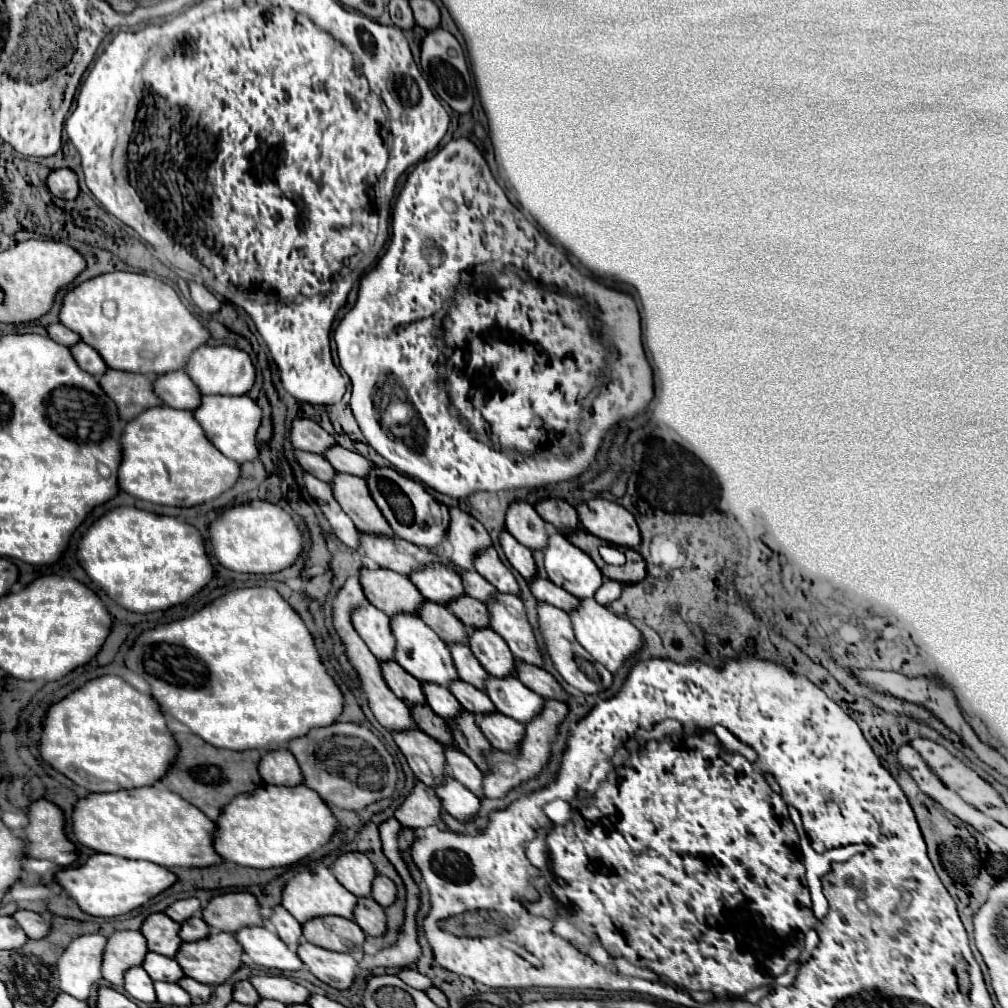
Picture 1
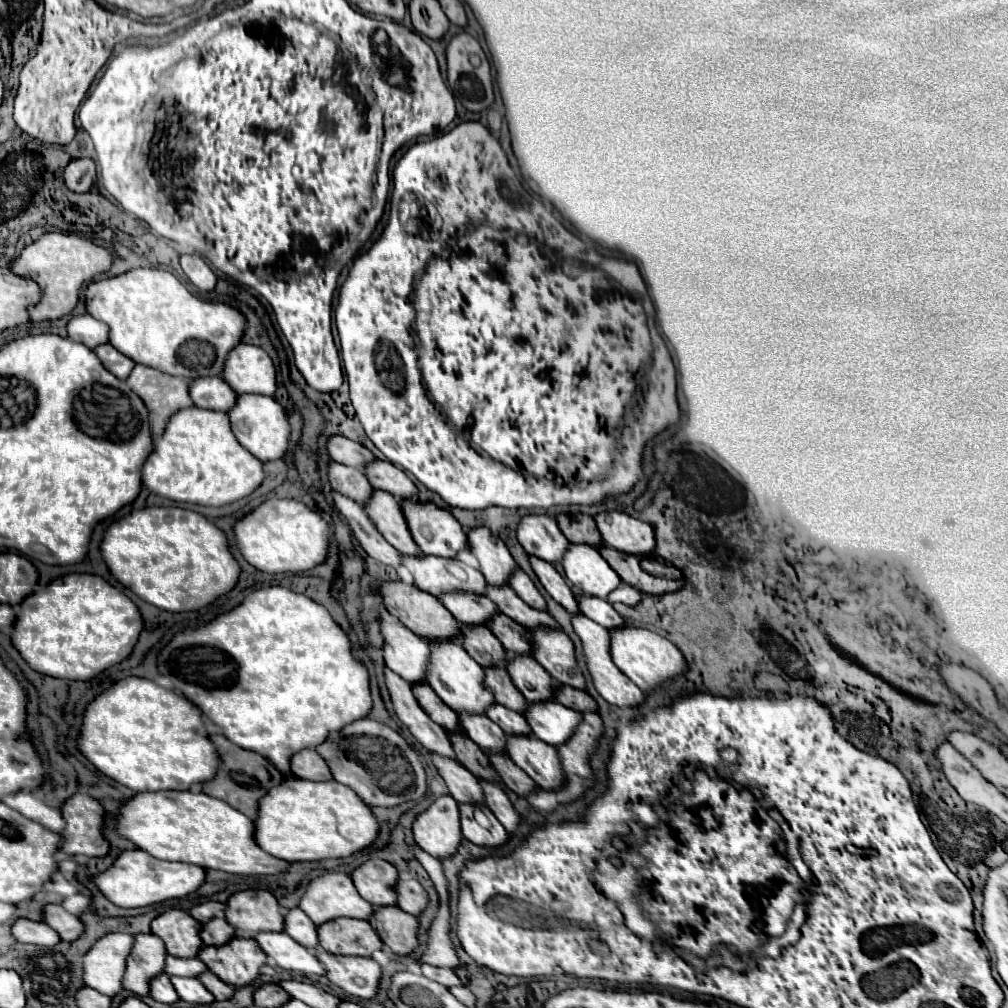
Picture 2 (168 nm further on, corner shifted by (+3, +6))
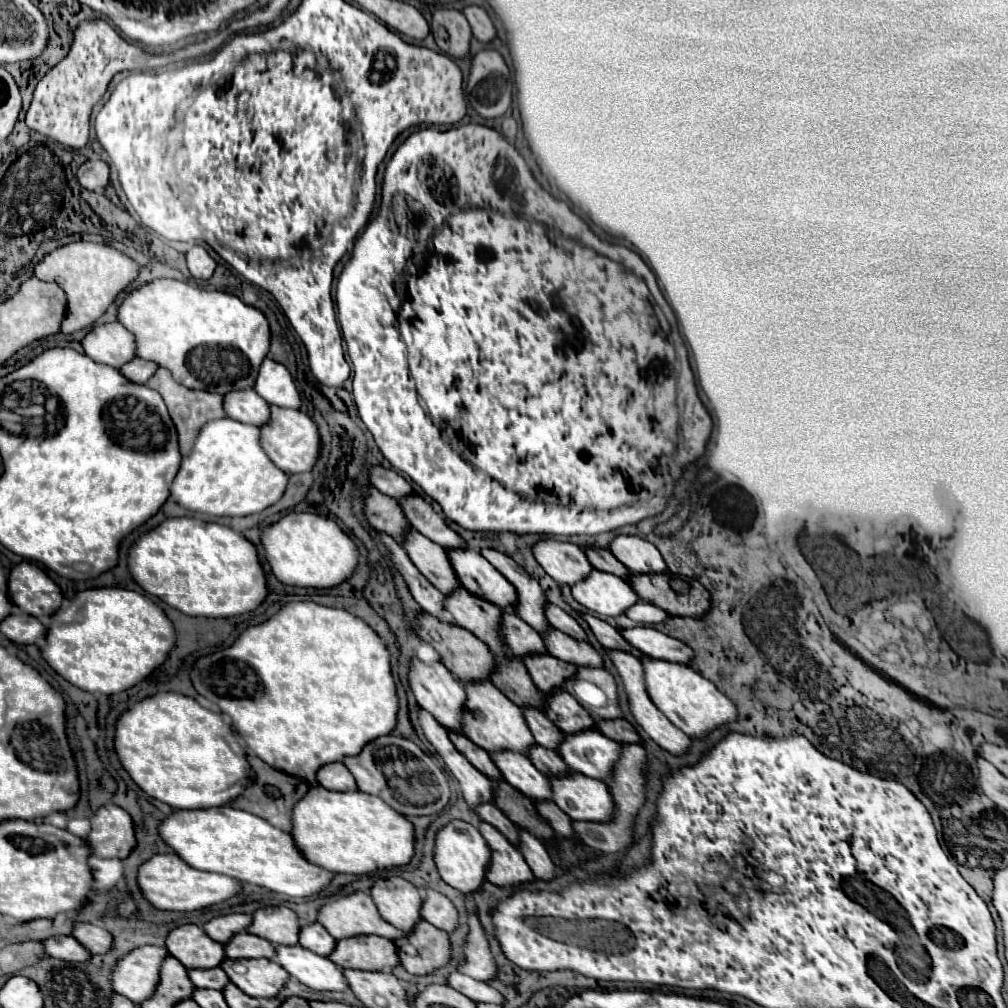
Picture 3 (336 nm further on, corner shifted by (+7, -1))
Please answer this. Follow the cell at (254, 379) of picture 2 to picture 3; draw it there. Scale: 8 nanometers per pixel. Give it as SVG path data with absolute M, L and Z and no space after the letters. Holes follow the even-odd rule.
M270 358L264 360L254 390L270 404L276 404L280 408L300 408L302 404L300 392L288 368Z

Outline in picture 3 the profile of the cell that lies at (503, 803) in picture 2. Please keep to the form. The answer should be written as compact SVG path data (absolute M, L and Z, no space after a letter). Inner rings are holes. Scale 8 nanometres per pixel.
M520 830L520 840L522 842L520 842L518 850L522 852L524 860L532 868L534 876L540 878L540 880L552 882L556 878L556 868L554 868L552 858L548 856L546 848L542 846L542 842L536 836L532 836L530 832L526 832L526 830Z

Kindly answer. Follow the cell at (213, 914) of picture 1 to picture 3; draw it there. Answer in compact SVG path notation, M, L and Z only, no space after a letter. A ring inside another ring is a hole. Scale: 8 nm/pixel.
M268 906L254 914L254 922L246 932L262 936L276 946L294 946L298 944L300 920L298 914L286 906Z

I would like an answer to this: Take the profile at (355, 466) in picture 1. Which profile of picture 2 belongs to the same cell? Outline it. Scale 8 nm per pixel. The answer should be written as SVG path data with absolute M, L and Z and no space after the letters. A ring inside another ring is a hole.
M376 459L374 463L366 463L364 475L370 479L370 483L374 483L374 489L388 491L396 499L418 499L418 489L410 477L390 461Z

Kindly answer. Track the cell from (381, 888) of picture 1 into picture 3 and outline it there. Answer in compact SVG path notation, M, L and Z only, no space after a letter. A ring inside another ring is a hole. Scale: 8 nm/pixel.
M426 890L426 898L422 904L422 918L446 932L454 932L458 928L458 910L444 894L436 890Z

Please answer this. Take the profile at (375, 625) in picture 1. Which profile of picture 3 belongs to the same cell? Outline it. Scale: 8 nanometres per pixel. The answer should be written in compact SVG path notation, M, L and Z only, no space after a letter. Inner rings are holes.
M414 658L412 672L410 672L410 688L412 688L418 704L424 710L428 710L446 730L464 734L462 712L464 712L464 706L466 706L466 690L464 690L464 686L458 682L458 678L454 678L454 674L446 666L442 666L442 664L428 666L428 664L420 662L418 658Z

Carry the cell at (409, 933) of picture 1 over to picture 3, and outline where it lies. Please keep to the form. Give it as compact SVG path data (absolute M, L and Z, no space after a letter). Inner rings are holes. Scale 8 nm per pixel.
M470 916L470 934L464 946L464 956L466 956L466 962L458 966L462 974L468 974L484 982L496 978L498 966L490 952L490 942L484 932L484 926L476 916Z

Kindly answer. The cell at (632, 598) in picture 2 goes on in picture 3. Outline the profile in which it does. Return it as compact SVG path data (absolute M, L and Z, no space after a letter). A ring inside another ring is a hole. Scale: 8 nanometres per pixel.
M640 600L632 608L628 608L626 616L638 624L644 624L644 626L654 626L654 624L660 624L670 618L670 614L666 614L662 608L656 608L654 604L644 602L644 600Z

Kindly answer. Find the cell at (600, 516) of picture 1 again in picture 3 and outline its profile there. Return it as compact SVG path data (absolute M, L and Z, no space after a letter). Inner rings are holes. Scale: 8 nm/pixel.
M618 536L610 542L612 554L636 574L666 574L668 566L654 544L638 536Z

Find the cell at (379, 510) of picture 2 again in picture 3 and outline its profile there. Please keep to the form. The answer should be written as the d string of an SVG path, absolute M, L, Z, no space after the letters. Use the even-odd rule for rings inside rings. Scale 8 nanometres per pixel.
M410 530L404 542L404 550L408 552L410 560L418 566L418 570L446 596L454 594L462 584L458 584L458 576L454 574L454 568L450 566L450 558L446 548L438 546L436 542L430 542L418 530Z

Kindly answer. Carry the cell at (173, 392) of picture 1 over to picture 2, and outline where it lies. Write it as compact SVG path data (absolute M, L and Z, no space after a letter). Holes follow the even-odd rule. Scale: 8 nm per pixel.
M202 377L188 381L190 399L200 409L228 411L234 405L236 393L220 377Z

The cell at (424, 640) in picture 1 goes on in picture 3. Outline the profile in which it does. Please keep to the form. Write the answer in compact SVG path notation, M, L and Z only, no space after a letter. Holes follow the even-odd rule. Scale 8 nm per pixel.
M470 682L464 684L468 700L466 700L466 712L464 712L464 730L468 738L484 748L486 752L502 752L502 750L512 750L528 756L530 748L536 746L534 734L530 734L530 728L526 726L526 720L522 718L522 710L510 702L494 684L486 682Z

